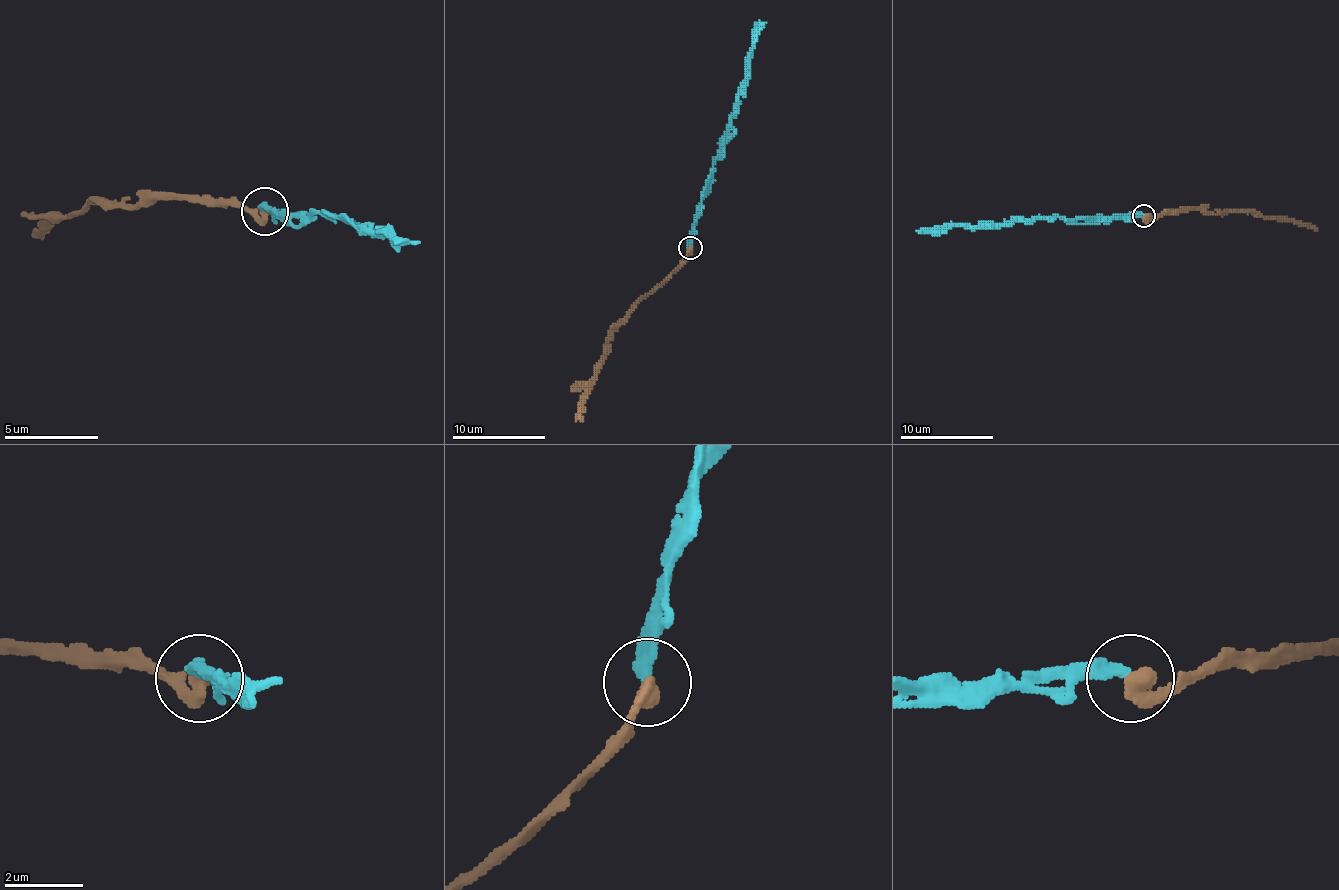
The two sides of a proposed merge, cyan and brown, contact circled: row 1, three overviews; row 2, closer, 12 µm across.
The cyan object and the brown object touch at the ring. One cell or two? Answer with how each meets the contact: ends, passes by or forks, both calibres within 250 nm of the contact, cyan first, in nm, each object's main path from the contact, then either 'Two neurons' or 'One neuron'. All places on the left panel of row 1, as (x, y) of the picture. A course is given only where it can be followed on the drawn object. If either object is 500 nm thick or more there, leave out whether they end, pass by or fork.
At the ring cyan ends. At the ring brown ends. Thickness 300 nm (cyan) against 460 nm. Course of cyan: (263, 212), (301, 217), (325, 212), (391, 236), (419, 241). Course of brown: (263, 212), (183, 198), (140, 207), (97, 198), (31, 236). Two neurons

